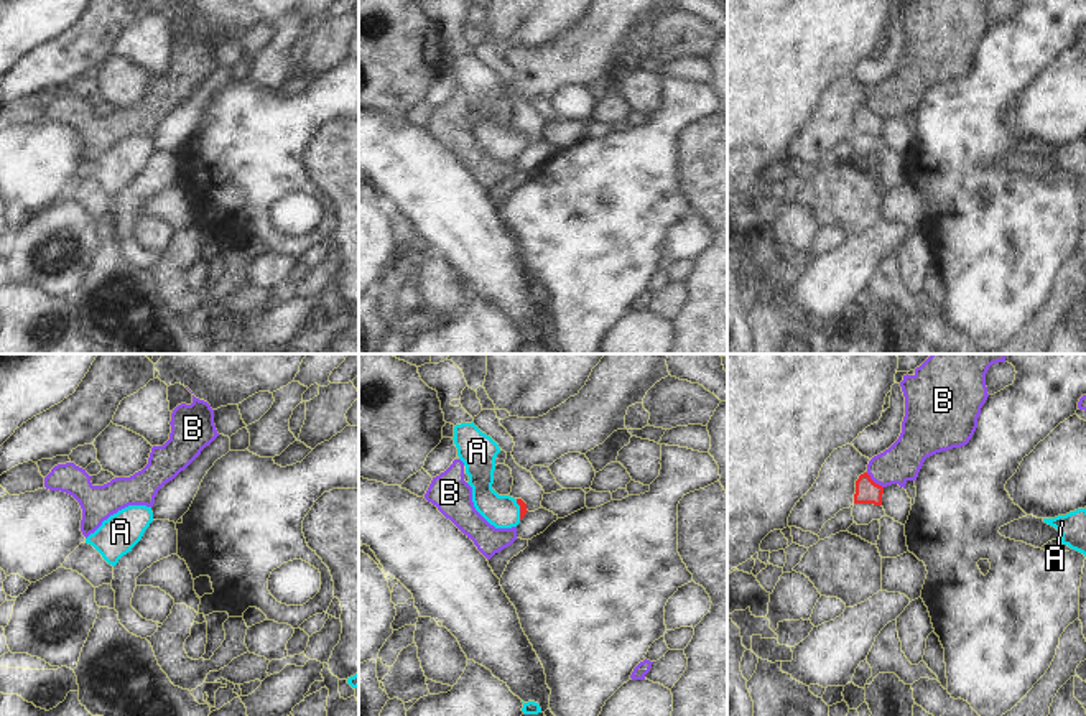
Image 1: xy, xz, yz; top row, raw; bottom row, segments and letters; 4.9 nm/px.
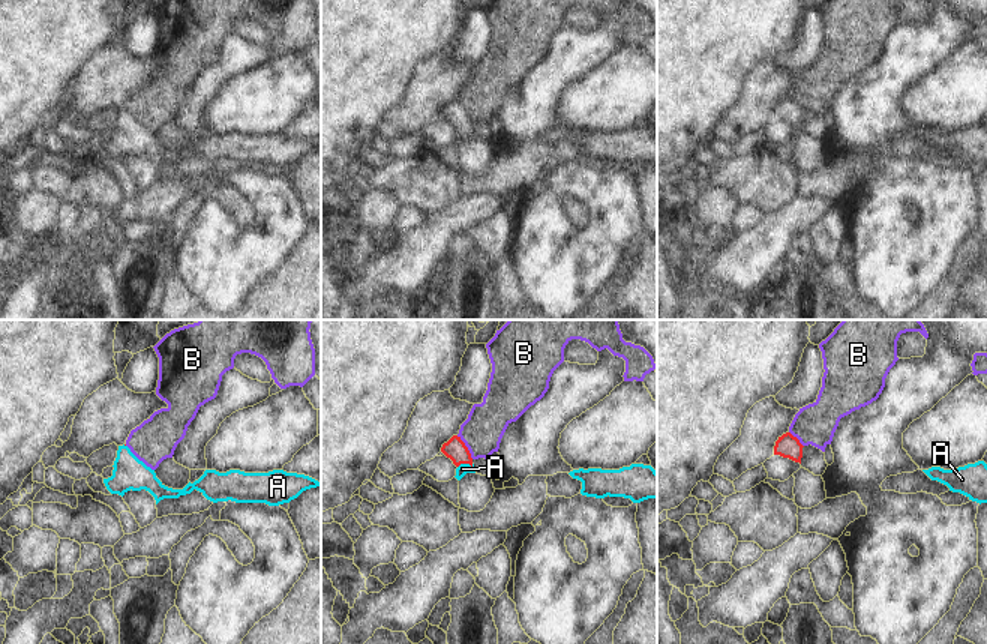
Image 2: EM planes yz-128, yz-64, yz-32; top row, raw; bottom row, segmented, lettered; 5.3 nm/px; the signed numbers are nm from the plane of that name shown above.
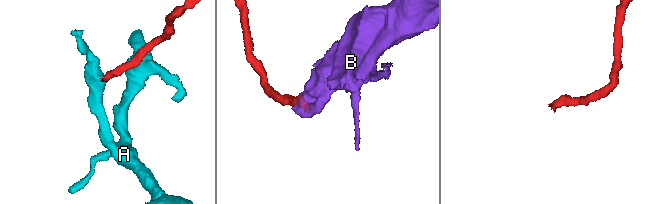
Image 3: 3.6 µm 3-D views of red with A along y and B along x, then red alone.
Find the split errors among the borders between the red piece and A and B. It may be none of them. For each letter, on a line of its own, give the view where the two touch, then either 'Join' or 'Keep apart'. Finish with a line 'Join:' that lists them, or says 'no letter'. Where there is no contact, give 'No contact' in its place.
A: Touches red in xz. Join
B: Touches red in yz. Keep apart
Join: A

